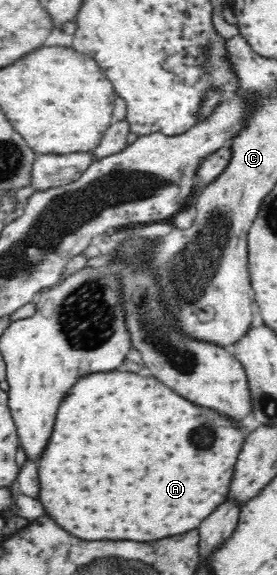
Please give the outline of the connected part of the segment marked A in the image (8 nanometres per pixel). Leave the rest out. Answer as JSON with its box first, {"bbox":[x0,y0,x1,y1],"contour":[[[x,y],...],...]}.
{"bbox":[38,371,244,541],"contour":[[[110,371],[110,373],[98,373],[98,375],[88,375],[82,381],[77,381],[70,393],[61,401],[57,409],[56,425],[54,433],[50,437],[50,443],[38,463],[38,473],[40,473],[40,501],[46,507],[46,513],[68,533],[86,539],[86,541],[156,541],[162,537],[172,537],[172,535],[182,535],[190,529],[196,529],[220,503],[226,501],[226,493],[230,491],[230,481],[234,473],[234,463],[240,455],[244,439],[244,428],[236,419],[226,413],[220,413],[213,408],[198,407],[190,403],[188,399],[176,395],[172,389],[162,385],[154,377],[142,377],[136,373],[122,373],[122,371]]]}

